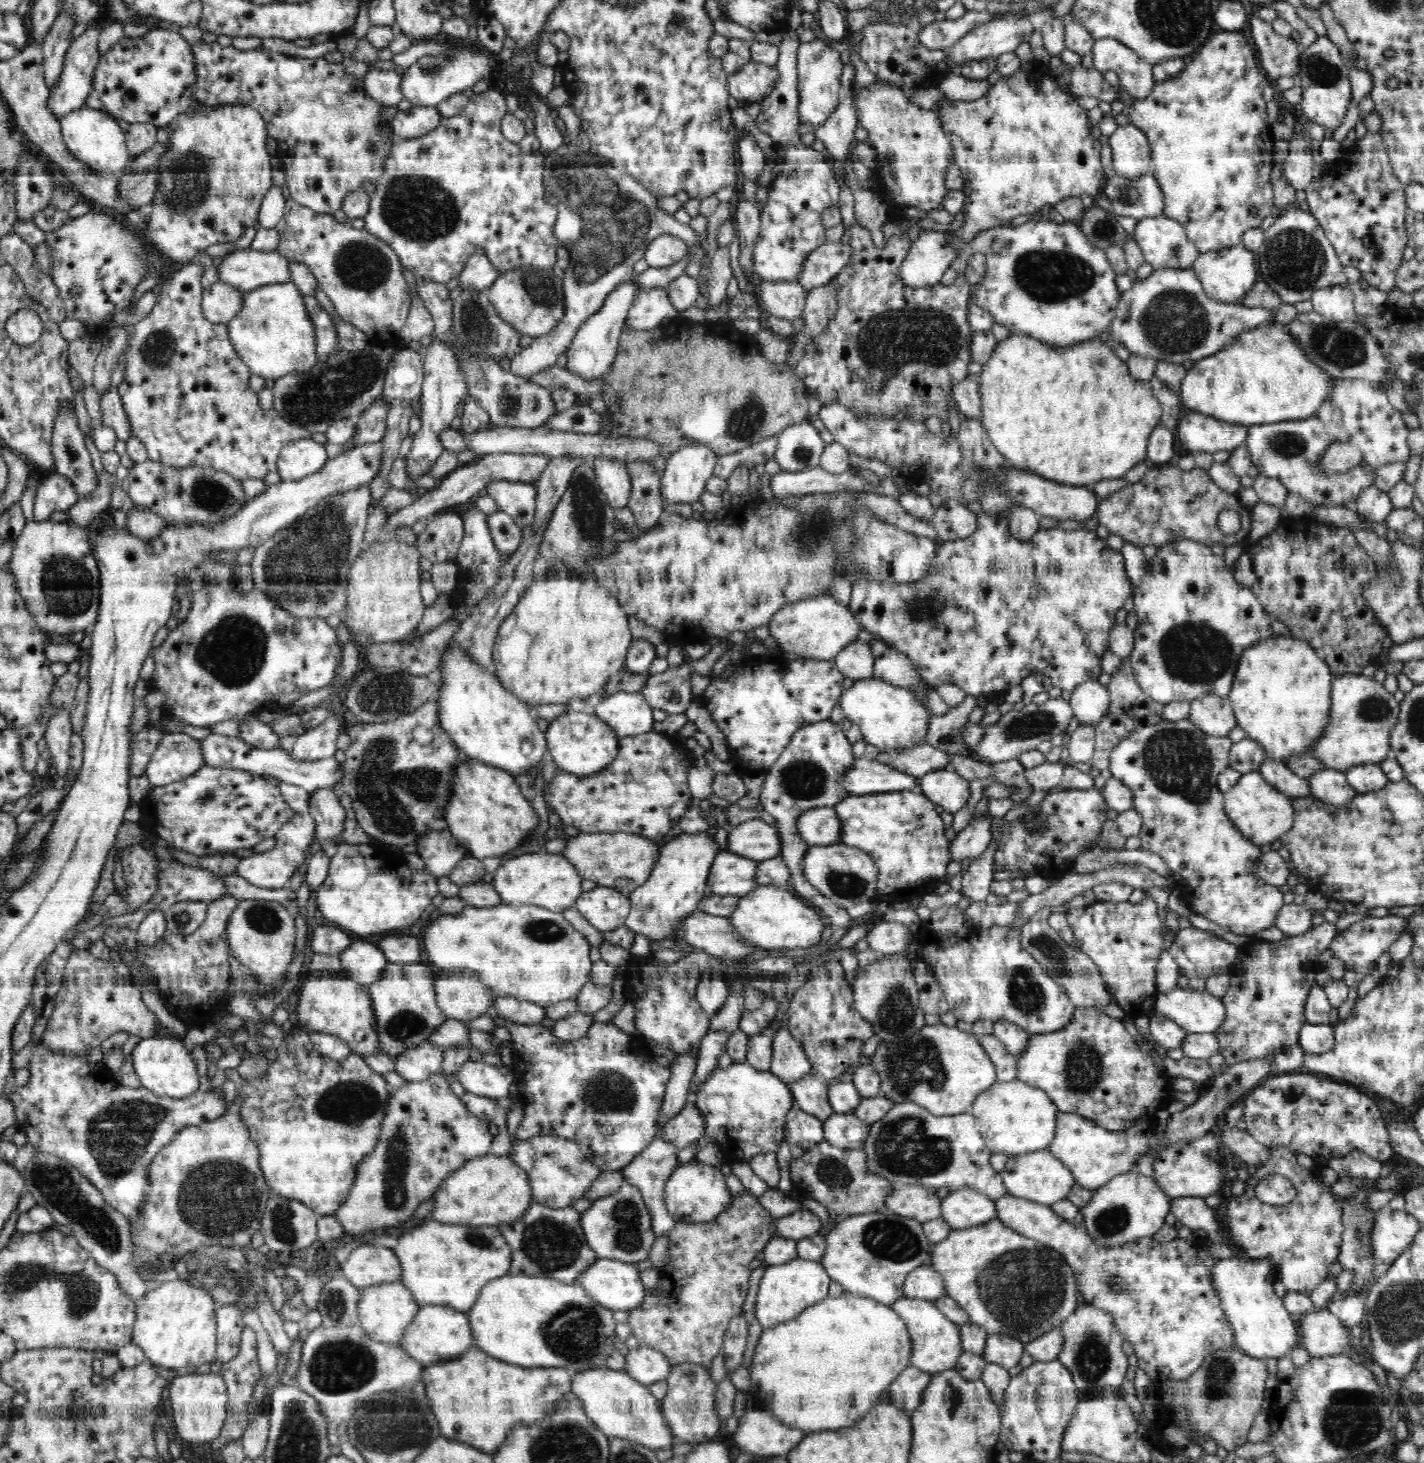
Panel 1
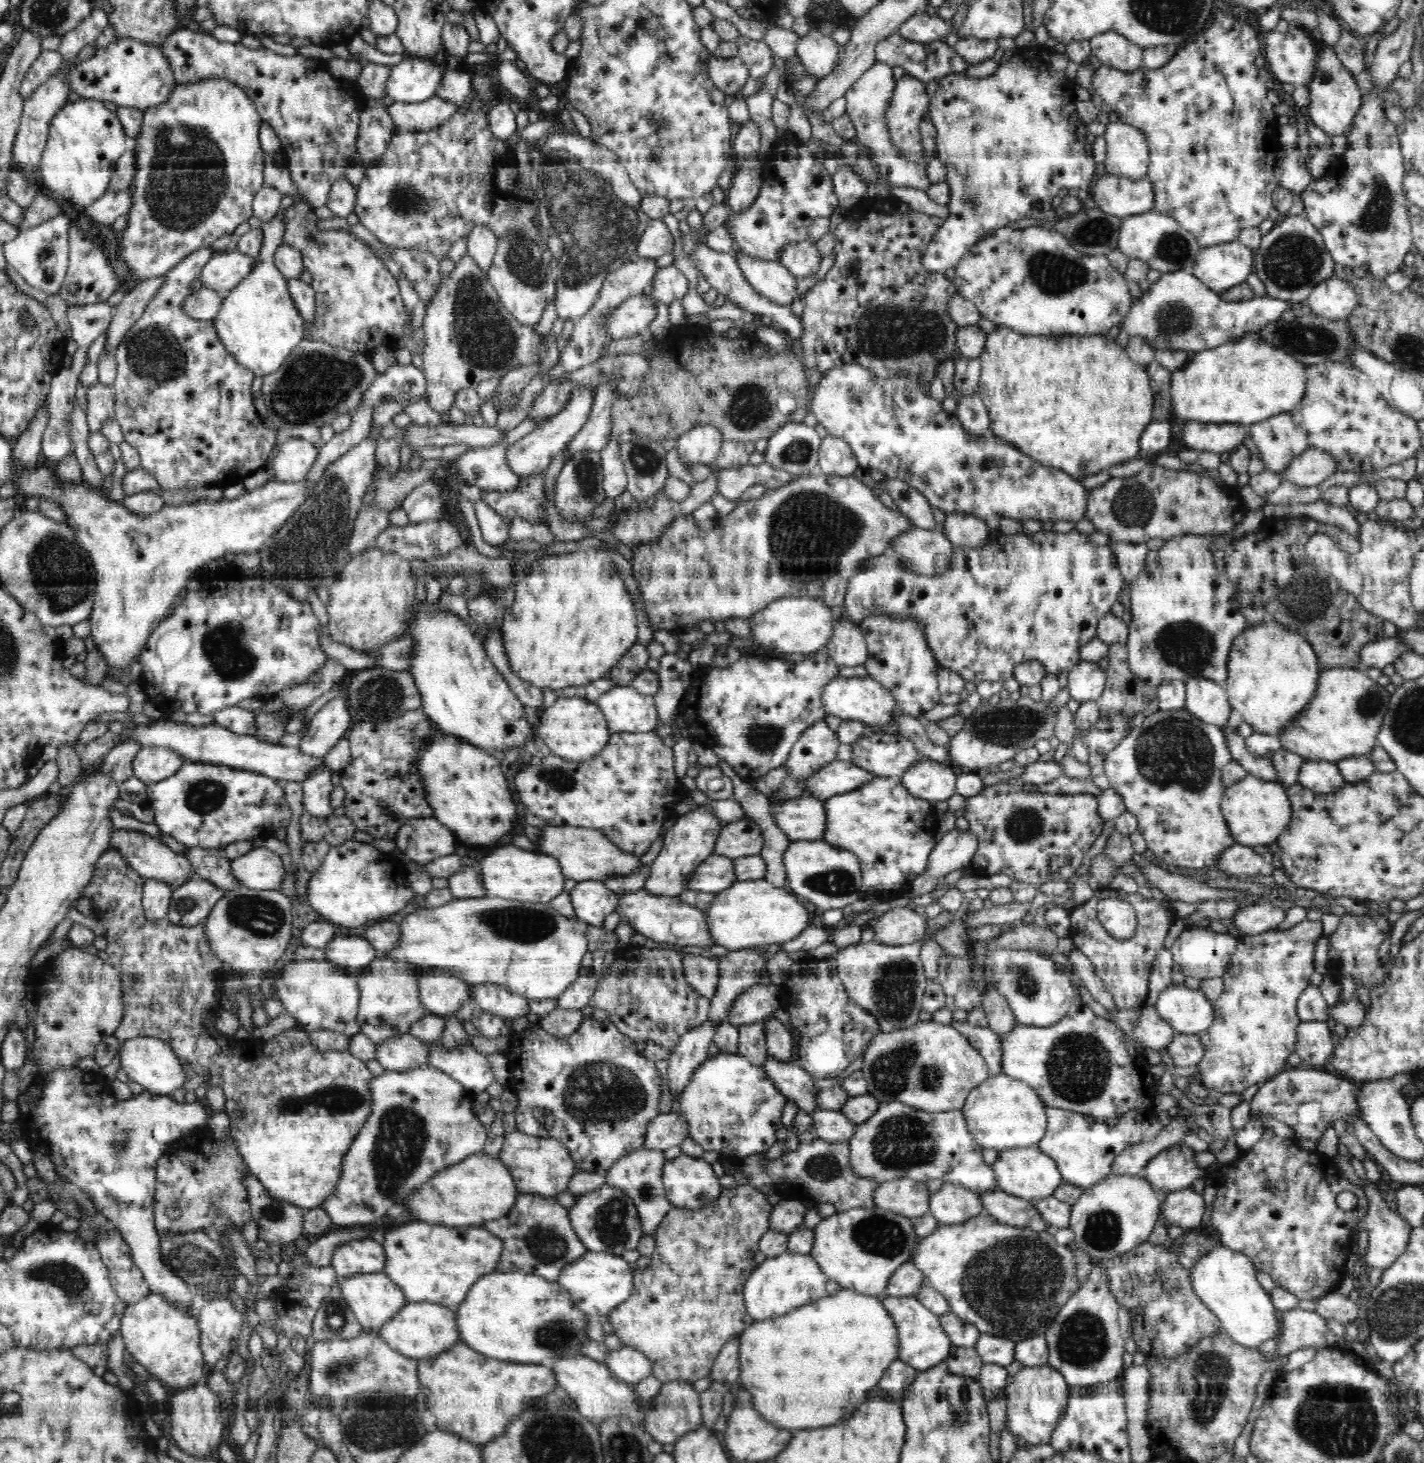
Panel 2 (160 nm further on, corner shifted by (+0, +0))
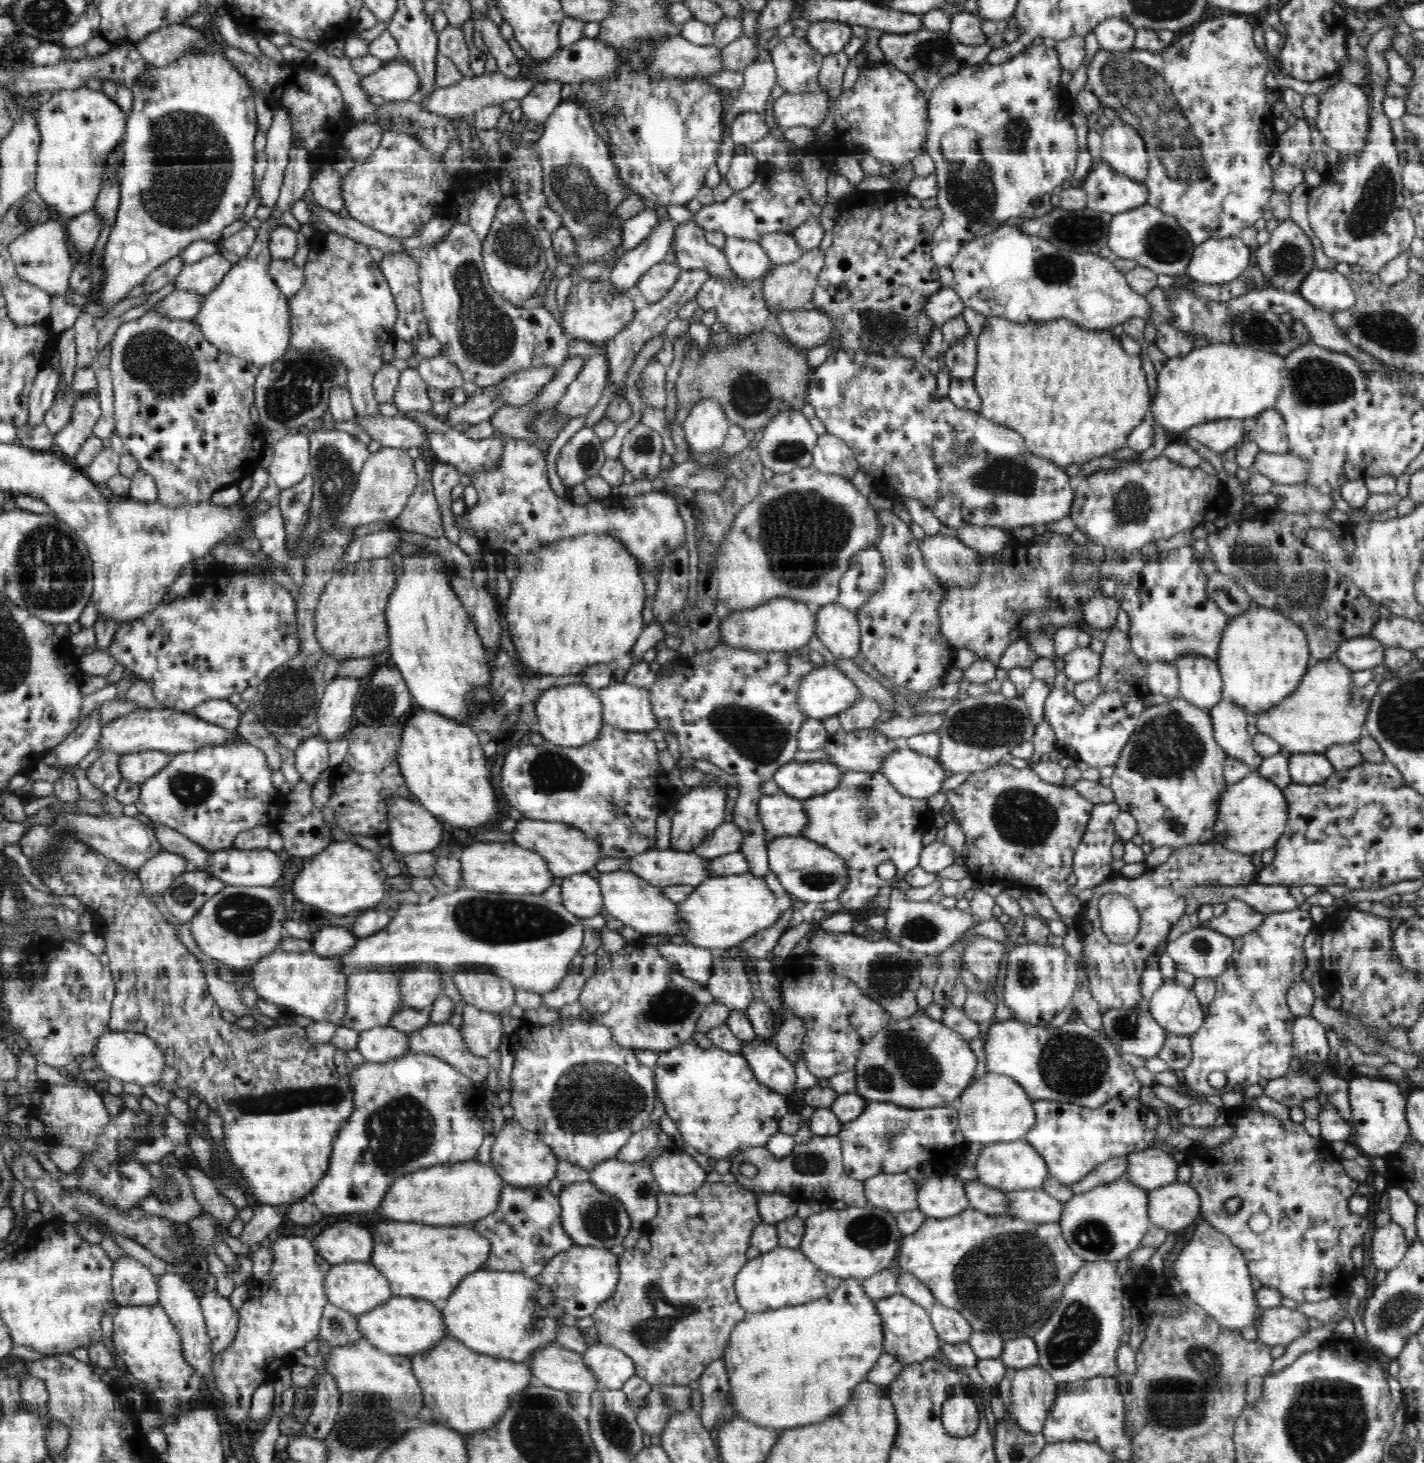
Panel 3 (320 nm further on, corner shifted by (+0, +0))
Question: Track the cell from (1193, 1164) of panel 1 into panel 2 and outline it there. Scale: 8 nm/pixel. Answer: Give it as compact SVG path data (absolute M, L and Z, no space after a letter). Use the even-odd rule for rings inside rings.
M1181 1143L1172 1146L1154 1156L1140 1175L1160 1194L1192 1189L1197 1178L1210 1178L1208 1170L1201 1169L1196 1164L1196 1153Z

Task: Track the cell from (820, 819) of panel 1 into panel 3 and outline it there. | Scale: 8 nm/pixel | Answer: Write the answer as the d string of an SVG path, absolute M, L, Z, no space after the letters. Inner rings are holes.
M781 792L773 796L762 795L759 798L758 814L768 841L773 837L798 837L808 824L803 799Z

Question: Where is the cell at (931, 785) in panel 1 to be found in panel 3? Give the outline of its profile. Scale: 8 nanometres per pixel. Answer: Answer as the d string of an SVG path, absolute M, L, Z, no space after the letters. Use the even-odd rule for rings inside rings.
M910 748L896 749L887 754L878 772L900 794L917 799L928 799L940 793L944 782L954 780L936 758L914 752Z

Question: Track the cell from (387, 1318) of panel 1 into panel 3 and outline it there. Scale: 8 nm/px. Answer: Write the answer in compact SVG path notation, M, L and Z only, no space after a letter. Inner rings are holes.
M366 1262L332 1264L328 1274L324 1277L323 1283L328 1303L356 1316L371 1311L371 1308L379 1307L393 1295L388 1279L371 1263Z

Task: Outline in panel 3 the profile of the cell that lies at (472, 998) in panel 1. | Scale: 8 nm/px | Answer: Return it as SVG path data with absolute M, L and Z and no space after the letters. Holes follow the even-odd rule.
M411 967L400 976L401 1003L409 1009L430 1007L438 995L444 995L440 973Z

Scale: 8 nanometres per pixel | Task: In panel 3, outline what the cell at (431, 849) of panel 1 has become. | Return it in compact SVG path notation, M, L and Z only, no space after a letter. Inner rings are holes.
M394 796L386 808L390 848L398 855L428 852L440 844L442 822L422 803Z

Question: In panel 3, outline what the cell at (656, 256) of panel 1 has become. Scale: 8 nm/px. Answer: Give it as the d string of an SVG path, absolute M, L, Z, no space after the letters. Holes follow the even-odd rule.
M644 208L636 216L626 219L622 226L622 248L624 251L634 250L644 240L648 240L650 232L658 226L658 214L655 210Z

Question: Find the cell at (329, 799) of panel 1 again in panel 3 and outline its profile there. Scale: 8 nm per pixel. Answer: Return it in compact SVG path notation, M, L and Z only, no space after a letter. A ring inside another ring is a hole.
M316 731L315 735L299 742L294 758L302 780L314 787L322 771L330 767L328 742Z

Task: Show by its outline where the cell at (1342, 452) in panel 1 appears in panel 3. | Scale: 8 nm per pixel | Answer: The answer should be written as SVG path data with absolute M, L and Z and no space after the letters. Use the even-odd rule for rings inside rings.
M1260 451L1248 469L1250 473L1259 472L1278 484L1291 485L1307 482L1303 462L1289 452L1274 454Z

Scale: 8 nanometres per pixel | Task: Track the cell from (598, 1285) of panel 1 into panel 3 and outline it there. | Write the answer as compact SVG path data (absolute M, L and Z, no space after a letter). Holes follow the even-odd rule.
M572 1245L566 1252L552 1258L533 1279L543 1284L556 1297L556 1302L563 1311L577 1319L592 1316L596 1307L608 1299L618 1284L618 1258L605 1248Z

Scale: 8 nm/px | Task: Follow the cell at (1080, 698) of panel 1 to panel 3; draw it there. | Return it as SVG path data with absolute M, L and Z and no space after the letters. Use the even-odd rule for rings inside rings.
M1089 646L1074 648L1062 656L1064 661L1064 673L1067 678L1076 685L1092 680L1100 674L1101 656Z

